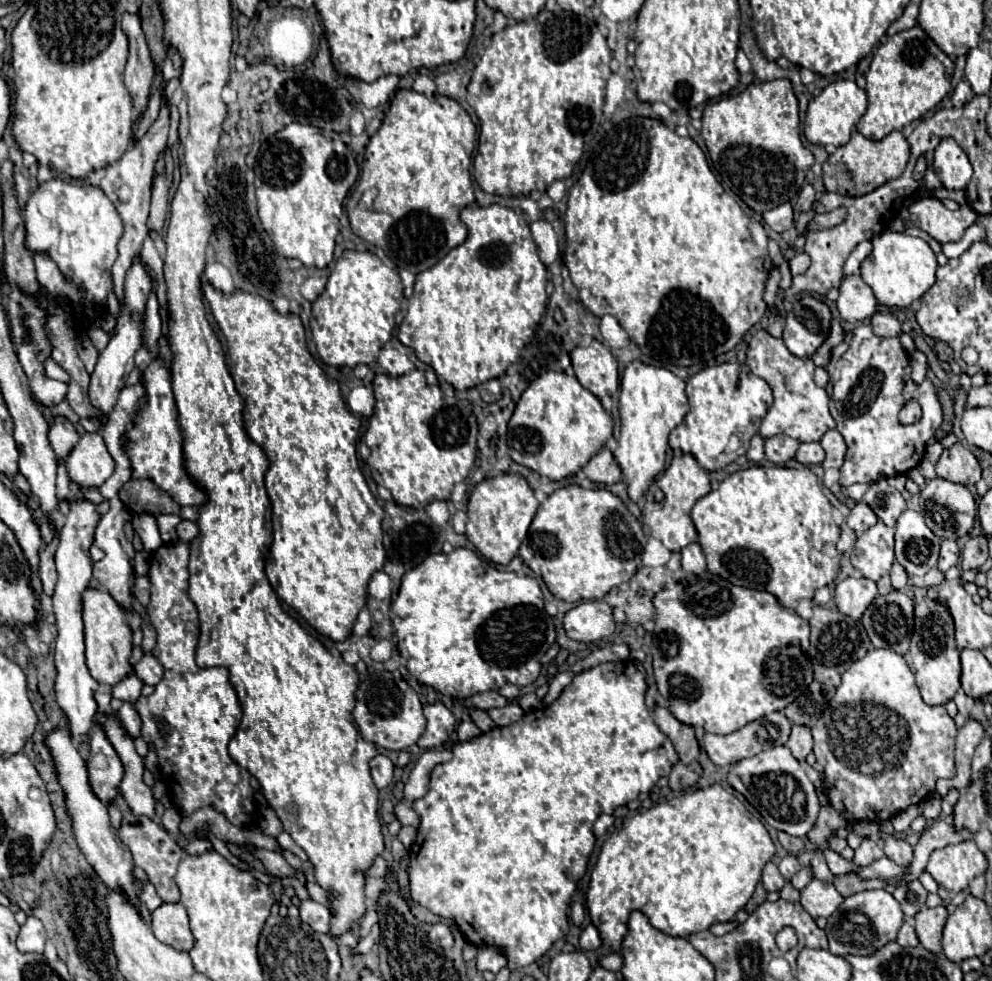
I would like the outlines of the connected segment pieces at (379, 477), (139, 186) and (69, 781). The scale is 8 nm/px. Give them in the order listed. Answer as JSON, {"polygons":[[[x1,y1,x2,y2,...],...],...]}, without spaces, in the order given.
{"polygons":[[[413,369,401,377,377,375,373,379,375,389,375,413,369,421,369,429,365,435,365,443,371,451,367,463,373,469,373,479,377,485,391,491,393,499,399,505,407,505,413,509,423,509,431,499,449,501,451,491,457,483,465,481,473,463,475,463,475,441,477,441,477,421,475,415,463,407,459,401,457,405,447,405,443,391,439,385,427,385,423,371]],[[161,107,159,111,159,119,151,125,151,129,139,139,139,143,131,149,125,151,125,155,107,167,105,177,101,179,101,189,103,193,111,199,111,203,115,203,115,209,119,213,119,217,123,219,125,225,125,233,119,241,119,257,113,263,113,293,117,295,119,303,123,303,123,285,125,285,125,275,127,269,139,261,141,255,141,247,145,237,149,235,147,229,147,217,149,217,149,201,151,201,151,181,153,181,153,167,155,161,159,159,159,155,167,149,167,133,169,133,169,107]],[[55,727,47,733,43,743,49,749,49,755,51,755,53,765,55,765,57,781,65,793,65,807,67,807,67,813,71,815,73,833,75,833,75,839,77,839,81,853,85,855,85,859,97,871,97,875,103,879,105,885,123,885,123,889,127,889,127,893,131,893,131,901,135,901,135,905,139,905,139,913,143,913,143,919,147,921,151,911,145,905,141,905,137,899,139,881,135,879,135,875,131,871,133,869,131,853,127,853,127,847,119,841,117,829,109,821,107,805,93,793,93,789,89,785,89,773,85,767,85,759,81,757,77,747,73,745,69,731]]]}

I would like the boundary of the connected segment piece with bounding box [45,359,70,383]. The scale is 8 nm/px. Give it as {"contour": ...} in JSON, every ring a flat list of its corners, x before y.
{"contour":[[49,359,49,360,45,364,46,375,49,378,68,383,70,377,66,373,66,371,62,367,60,367,55,361,52,361,53,359]]}

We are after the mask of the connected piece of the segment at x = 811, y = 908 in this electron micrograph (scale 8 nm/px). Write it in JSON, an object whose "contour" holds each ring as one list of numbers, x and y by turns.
{"contour":[[813,879,805,889,801,889,801,907,811,915,811,917,829,917,837,907,843,897,837,893,833,883,825,883,819,879]]}

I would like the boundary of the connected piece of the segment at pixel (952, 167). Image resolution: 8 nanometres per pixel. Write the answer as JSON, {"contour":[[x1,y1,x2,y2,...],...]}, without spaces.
{"contour":[[951,139,941,141,939,147,935,149,933,169,935,169,937,177,941,179,943,187,949,191,951,189,965,189,971,175,973,175,971,163,967,161,967,155]]}

